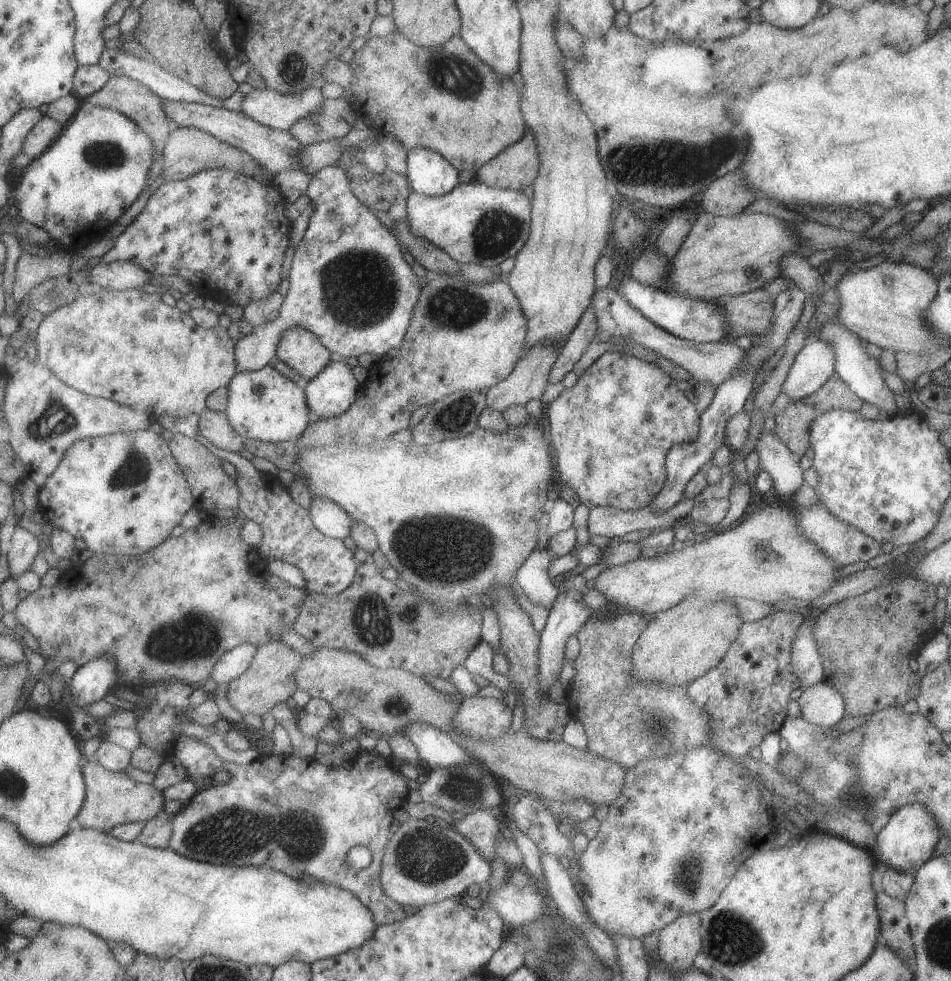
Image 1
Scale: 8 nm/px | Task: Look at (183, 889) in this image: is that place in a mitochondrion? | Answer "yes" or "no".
no

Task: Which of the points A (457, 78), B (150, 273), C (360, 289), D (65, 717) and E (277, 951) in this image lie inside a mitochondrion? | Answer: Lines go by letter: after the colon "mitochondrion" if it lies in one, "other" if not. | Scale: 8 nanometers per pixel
A: mitochondrion
B: other
C: mitochondrion
D: other
E: other

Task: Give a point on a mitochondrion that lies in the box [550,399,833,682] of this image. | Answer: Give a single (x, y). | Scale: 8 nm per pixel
(810, 525)

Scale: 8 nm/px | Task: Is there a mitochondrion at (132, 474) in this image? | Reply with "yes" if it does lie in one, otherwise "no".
yes

